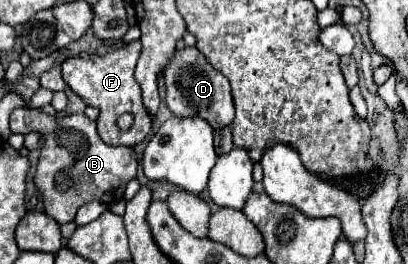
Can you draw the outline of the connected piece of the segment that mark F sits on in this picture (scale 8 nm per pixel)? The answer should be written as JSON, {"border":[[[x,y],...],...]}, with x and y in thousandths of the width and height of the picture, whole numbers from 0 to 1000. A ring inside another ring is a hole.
{"border":[[[346,152],[316,159],[306,174],[292,174],[282,189],[267,189],[228,227],[203,227],[203,220],[169,220],[154,235],[154,303],[164,326],[213,394],[213,402],[238,402],[248,417],[243,432],[243,515],[257,545],[272,553],[331,553],[355,530],[355,515],[370,500],[370,439],[360,409],[346,386],[346,333],[336,303],[326,295],[336,220],[346,205]],[[301,424],[321,424],[331,439],[331,470],[301,500],[287,477],[287,447]]]}

